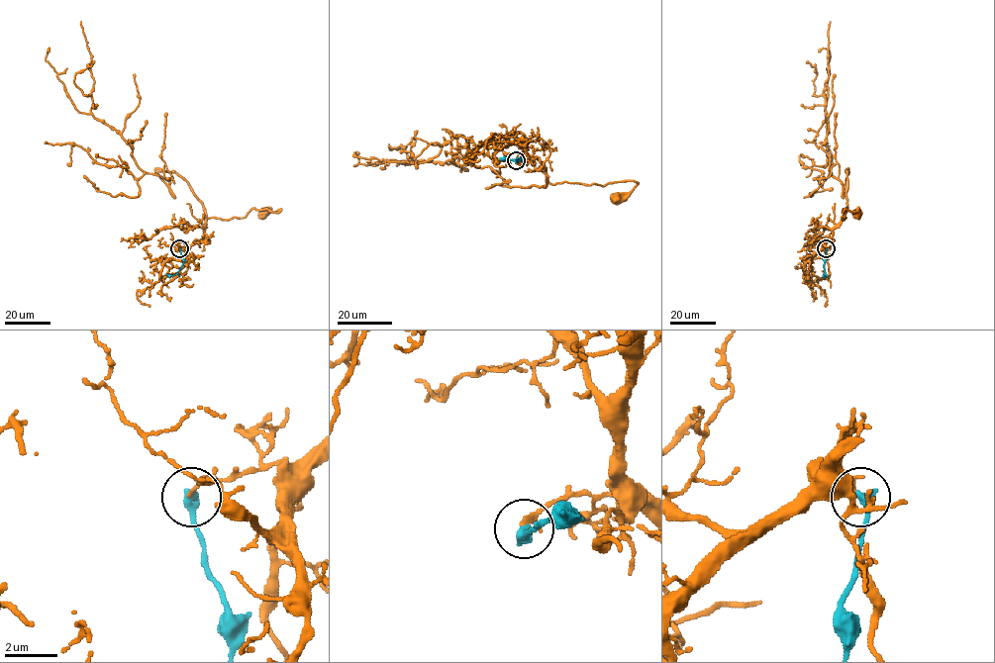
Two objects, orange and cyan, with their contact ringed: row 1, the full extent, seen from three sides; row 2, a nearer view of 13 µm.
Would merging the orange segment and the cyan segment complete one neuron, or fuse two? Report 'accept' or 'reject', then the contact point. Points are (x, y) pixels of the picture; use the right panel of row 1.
reject | (826, 248)

